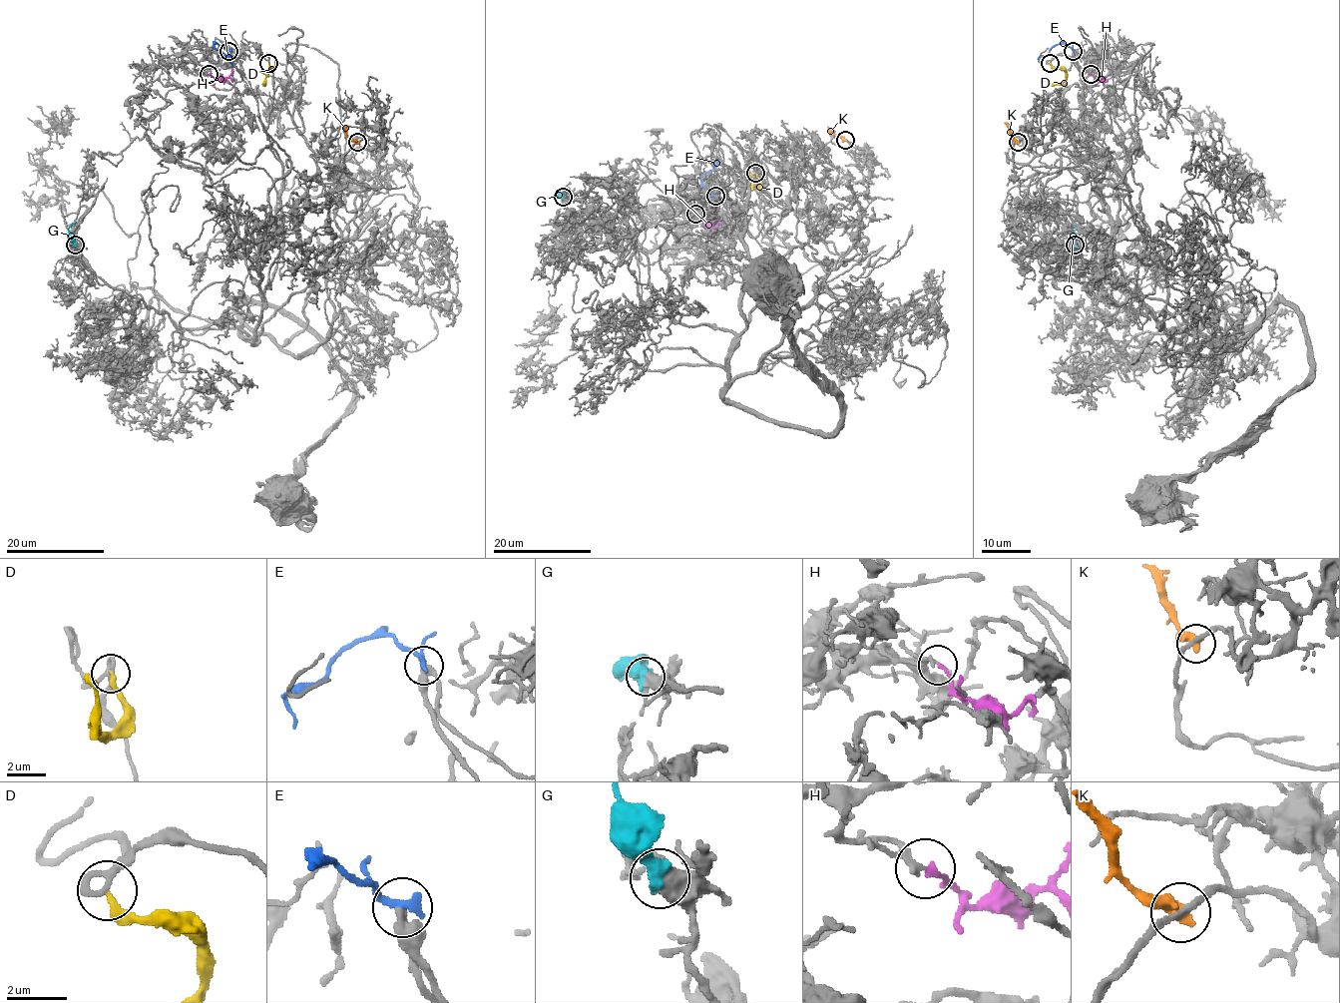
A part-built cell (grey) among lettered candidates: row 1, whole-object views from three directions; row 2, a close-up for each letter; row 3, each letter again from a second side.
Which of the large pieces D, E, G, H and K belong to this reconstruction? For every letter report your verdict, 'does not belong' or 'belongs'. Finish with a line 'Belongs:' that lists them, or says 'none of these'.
D: does not belong
E: does not belong
G: belongs
H: belongs
K: does not belong
Belongs: G, H

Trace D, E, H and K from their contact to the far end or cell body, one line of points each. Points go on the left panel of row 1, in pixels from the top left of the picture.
D: (268, 63), (272, 68), (262, 84)
E: (228, 51), (218, 44), (214, 45), (229, 58), (231, 67)
H: (209, 74), (225, 79), (231, 69)
K: (357, 142), (347, 136), (340, 122)

